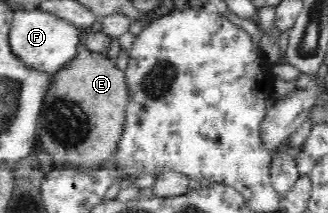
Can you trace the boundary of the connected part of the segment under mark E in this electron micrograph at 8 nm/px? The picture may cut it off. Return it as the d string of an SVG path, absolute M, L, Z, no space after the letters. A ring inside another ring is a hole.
M79 46L76 56L53 77L43 100L42 116L40 116L40 144L48 154L52 154L58 162L56 167L80 169L100 169L116 150L120 140L120 128L124 126L124 112L128 106L128 89L125 72L116 67L115 60L104 54L95 53Z

